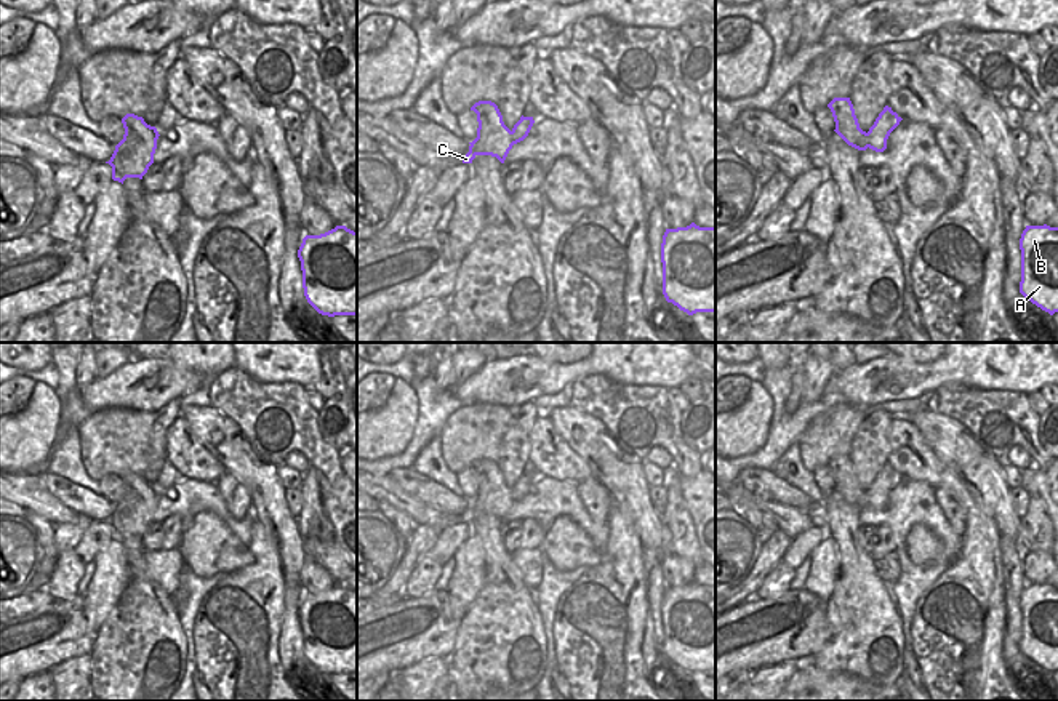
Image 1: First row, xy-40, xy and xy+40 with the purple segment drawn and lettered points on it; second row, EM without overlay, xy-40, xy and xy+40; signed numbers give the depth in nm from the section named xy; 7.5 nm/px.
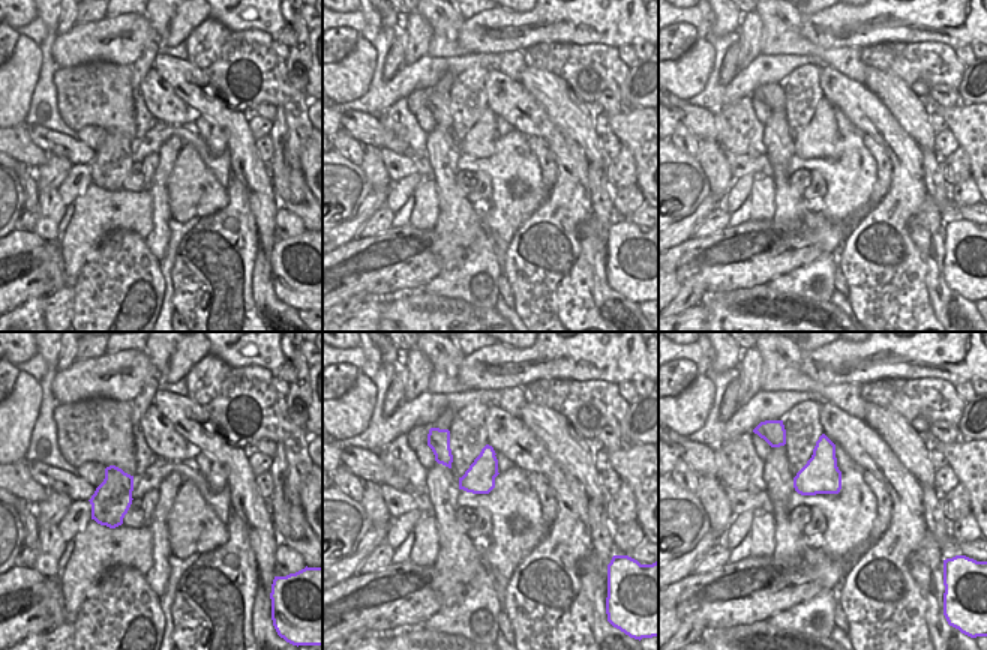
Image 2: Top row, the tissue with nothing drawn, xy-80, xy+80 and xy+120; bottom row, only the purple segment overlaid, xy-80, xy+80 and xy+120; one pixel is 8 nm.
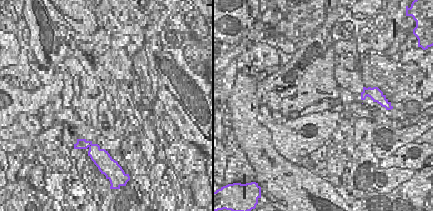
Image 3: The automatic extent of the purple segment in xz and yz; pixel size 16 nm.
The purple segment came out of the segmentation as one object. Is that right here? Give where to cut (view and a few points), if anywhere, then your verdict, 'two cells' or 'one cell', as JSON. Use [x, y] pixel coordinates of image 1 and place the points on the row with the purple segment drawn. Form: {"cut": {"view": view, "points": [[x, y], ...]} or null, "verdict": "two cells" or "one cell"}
{"cut": {"view": "xy+40", "points": [[865, 133], [868, 146]]}, "verdict": "two cells"}

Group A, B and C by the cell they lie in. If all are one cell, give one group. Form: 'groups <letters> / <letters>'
groups A B / C

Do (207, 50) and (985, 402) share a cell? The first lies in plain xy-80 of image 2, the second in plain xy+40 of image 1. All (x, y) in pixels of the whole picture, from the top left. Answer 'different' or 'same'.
same

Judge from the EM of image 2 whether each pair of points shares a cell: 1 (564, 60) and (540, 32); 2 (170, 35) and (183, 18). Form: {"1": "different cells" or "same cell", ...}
{"1": "different cells", "2": "same cell"}

